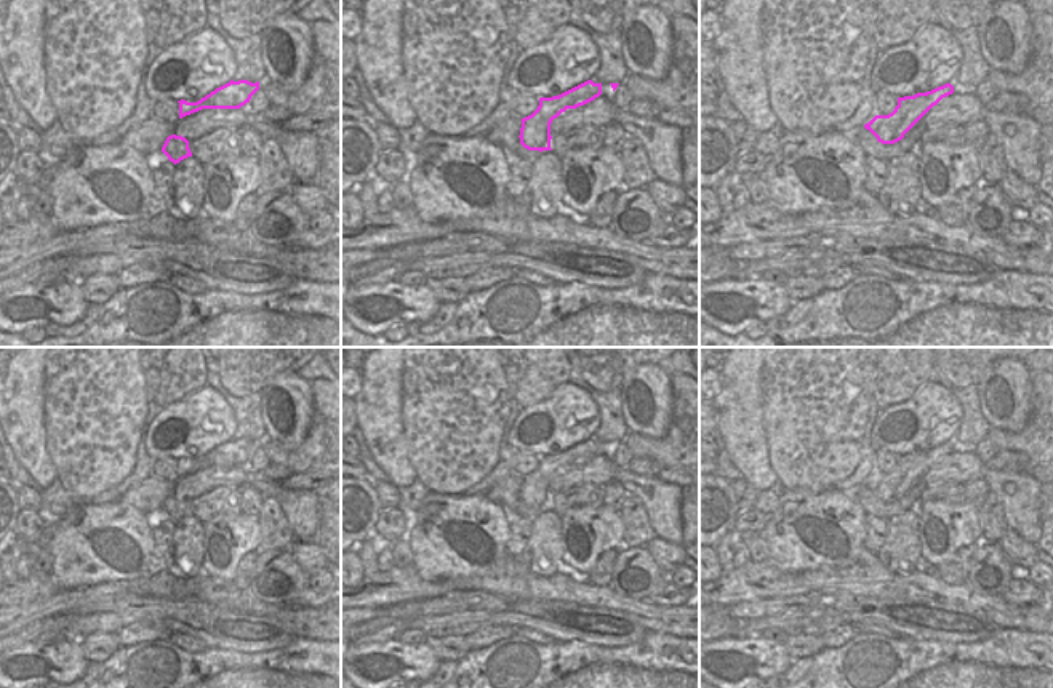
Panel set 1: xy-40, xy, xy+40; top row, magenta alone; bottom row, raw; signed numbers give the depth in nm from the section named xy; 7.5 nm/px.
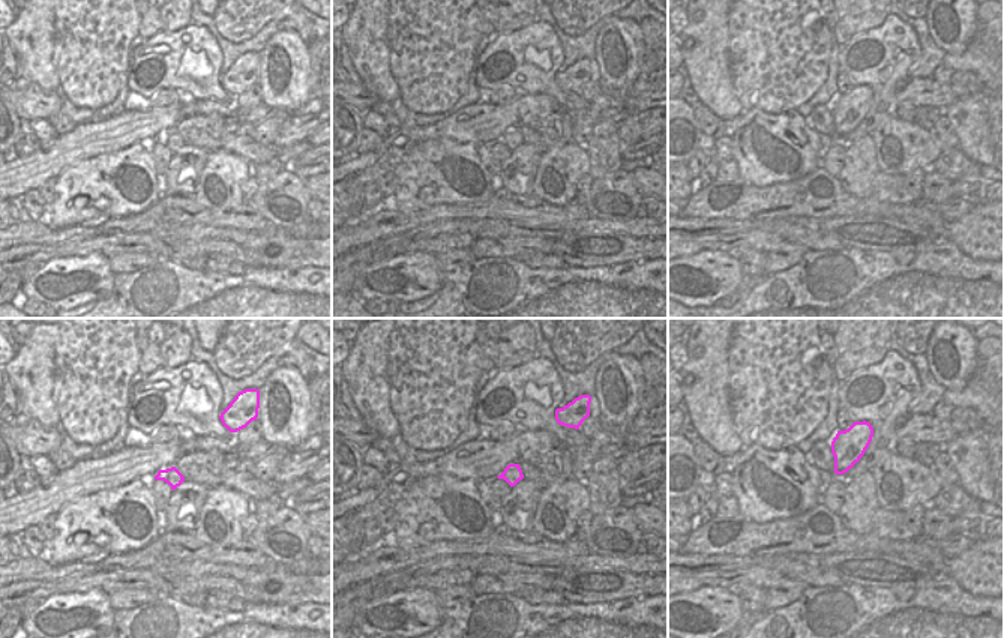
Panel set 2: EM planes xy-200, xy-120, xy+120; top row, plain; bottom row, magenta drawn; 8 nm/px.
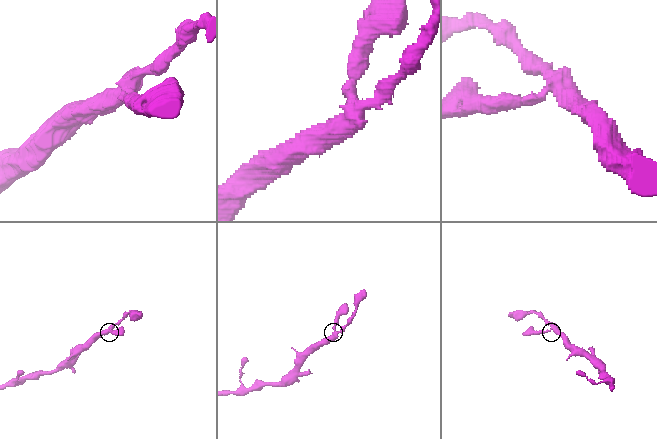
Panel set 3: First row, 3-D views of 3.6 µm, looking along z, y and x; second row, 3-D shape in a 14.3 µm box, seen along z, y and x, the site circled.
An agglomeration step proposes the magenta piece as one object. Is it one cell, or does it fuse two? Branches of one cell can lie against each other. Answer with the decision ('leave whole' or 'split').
leave whole

